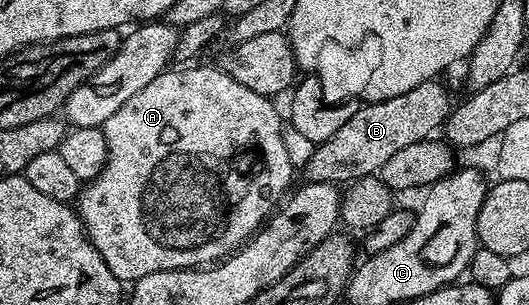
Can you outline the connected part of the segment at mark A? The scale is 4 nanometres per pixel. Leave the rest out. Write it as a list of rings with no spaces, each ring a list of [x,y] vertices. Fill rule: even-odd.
[[[186,65],[178,69],[182,71],[162,71],[156,81],[144,85],[144,89],[136,93],[136,97],[124,101],[124,105],[120,105],[120,109],[116,109],[116,113],[108,117],[106,124],[101,127],[108,141],[108,161],[100,174],[83,186],[76,200],[76,210],[82,219],[82,226],[86,228],[86,236],[96,245],[108,269],[112,269],[112,273],[116,273],[116,277],[123,281],[135,281],[157,271],[201,268],[203,265],[217,264],[238,251],[274,215],[276,208],[291,190],[290,182],[294,179],[296,168],[288,155],[284,115],[274,108],[275,100],[269,95],[252,93],[252,89],[247,89],[240,85],[240,81],[228,77],[228,73],[224,73],[221,66],[194,66],[198,65]]]

